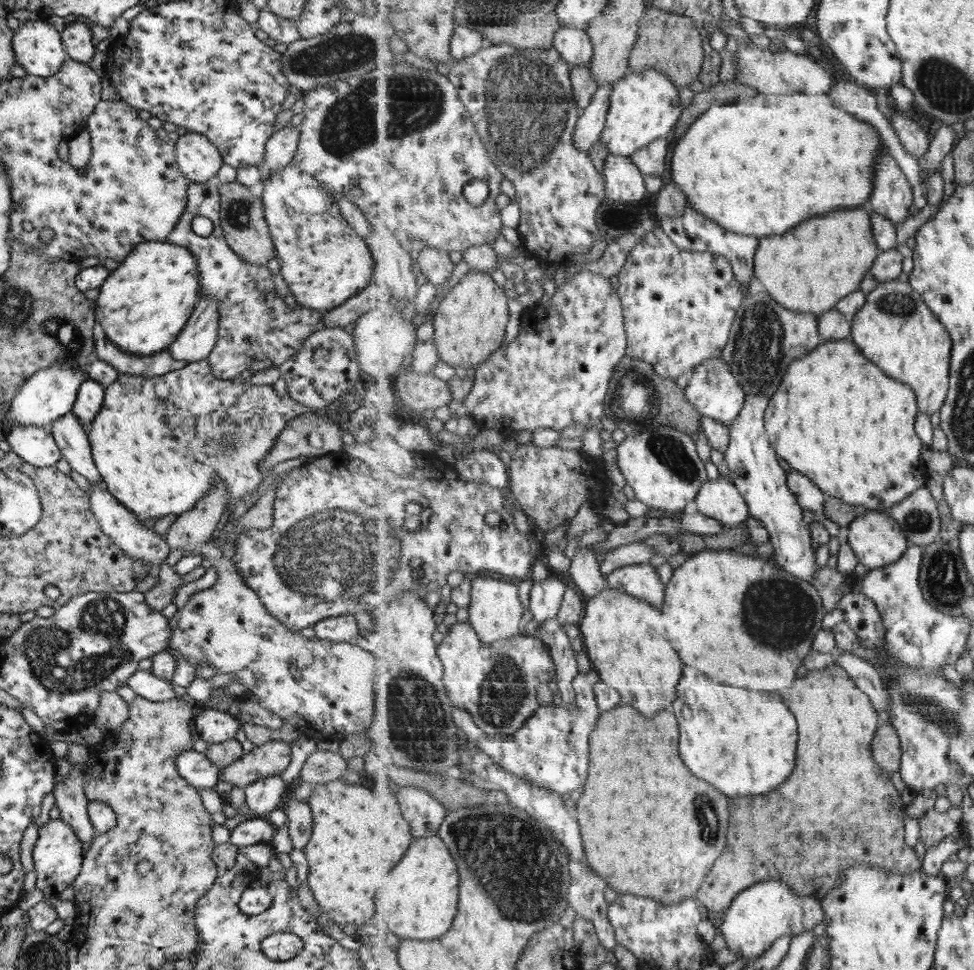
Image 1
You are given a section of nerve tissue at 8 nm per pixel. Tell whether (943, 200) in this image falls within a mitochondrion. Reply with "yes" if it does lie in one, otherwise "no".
no

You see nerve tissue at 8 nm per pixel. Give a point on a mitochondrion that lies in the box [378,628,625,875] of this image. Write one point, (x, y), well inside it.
(420, 716)

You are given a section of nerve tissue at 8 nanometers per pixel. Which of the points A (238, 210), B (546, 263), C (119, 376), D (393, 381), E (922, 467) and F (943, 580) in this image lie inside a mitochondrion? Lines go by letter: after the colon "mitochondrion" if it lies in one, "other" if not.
A: mitochondrion
B: other
C: other
D: other
E: other
F: mitochondrion

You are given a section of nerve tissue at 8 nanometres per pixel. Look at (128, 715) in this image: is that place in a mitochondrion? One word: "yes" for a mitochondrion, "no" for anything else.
no

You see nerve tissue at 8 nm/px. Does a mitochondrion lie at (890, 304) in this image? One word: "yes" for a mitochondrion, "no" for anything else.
yes

